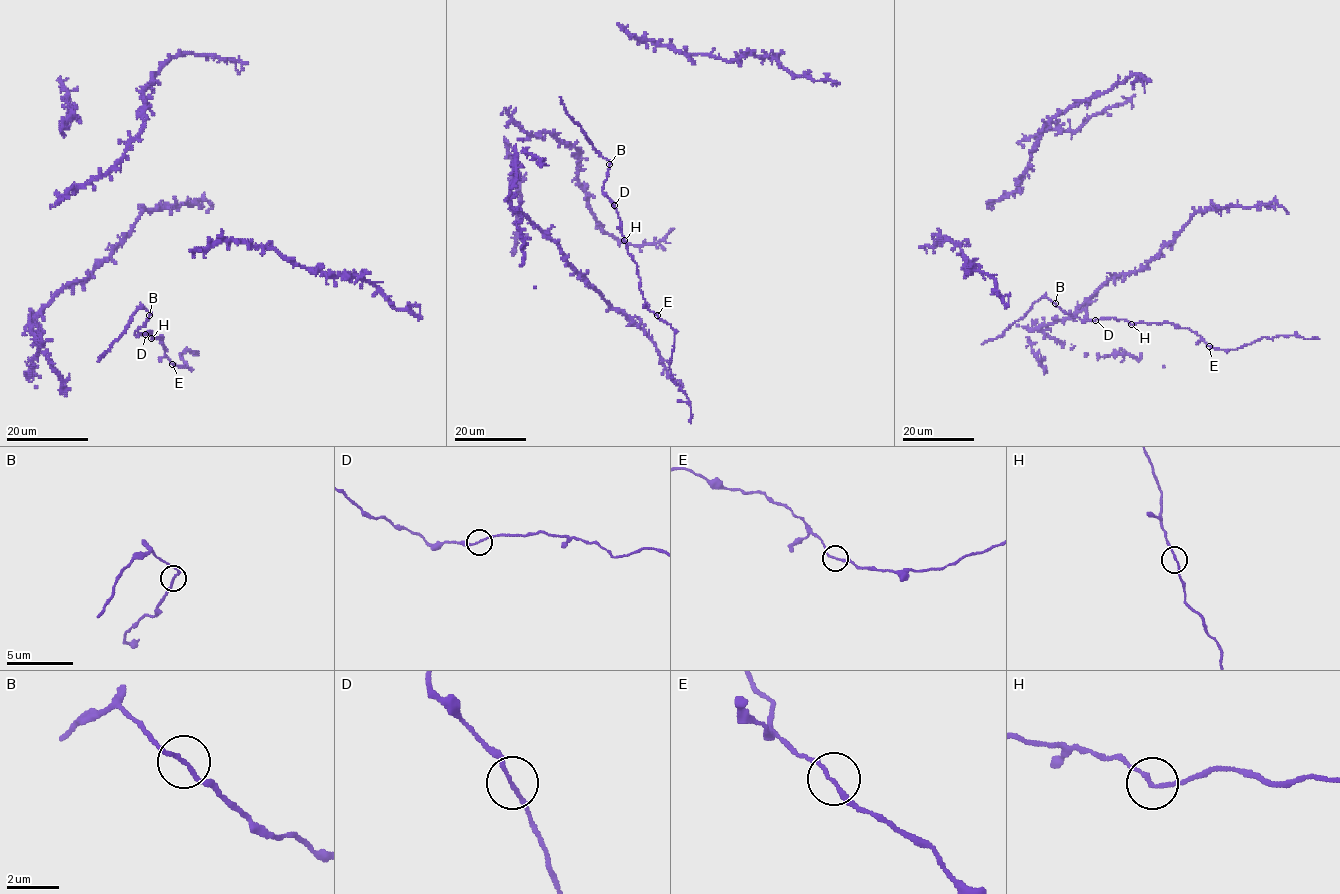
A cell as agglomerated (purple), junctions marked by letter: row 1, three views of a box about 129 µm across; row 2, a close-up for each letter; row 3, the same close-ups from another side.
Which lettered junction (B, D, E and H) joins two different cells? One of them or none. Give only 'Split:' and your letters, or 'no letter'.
Split: no letter

